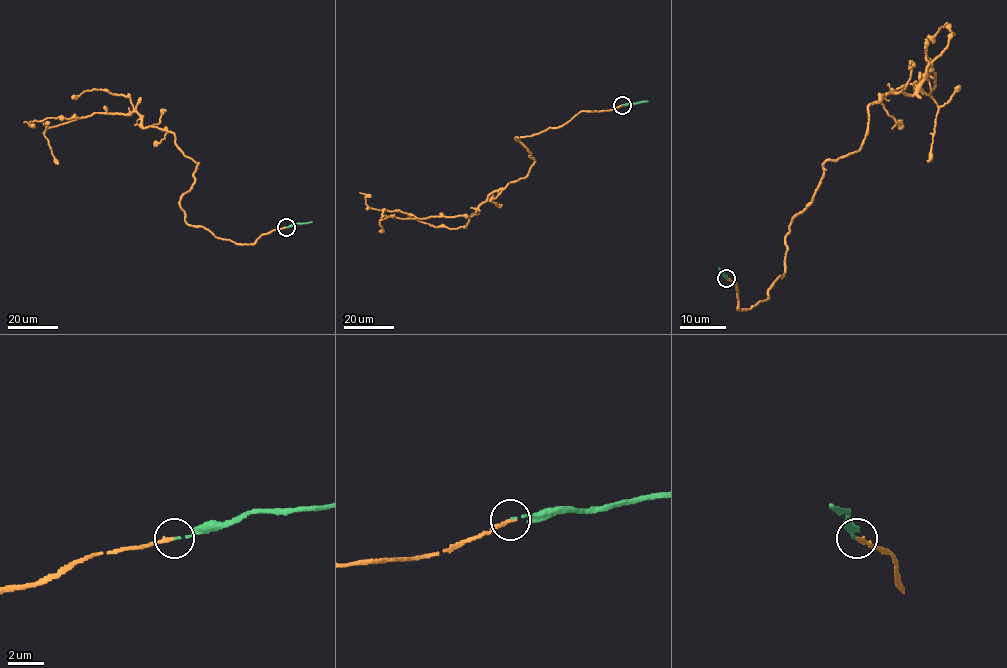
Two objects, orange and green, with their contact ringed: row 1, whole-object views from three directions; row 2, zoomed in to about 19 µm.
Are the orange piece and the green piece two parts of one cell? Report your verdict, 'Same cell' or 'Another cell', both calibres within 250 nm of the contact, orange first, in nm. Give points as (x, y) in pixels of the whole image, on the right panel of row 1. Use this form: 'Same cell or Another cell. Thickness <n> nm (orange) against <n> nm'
Same cell. Thickness 220 nm (orange) against 110 nm

